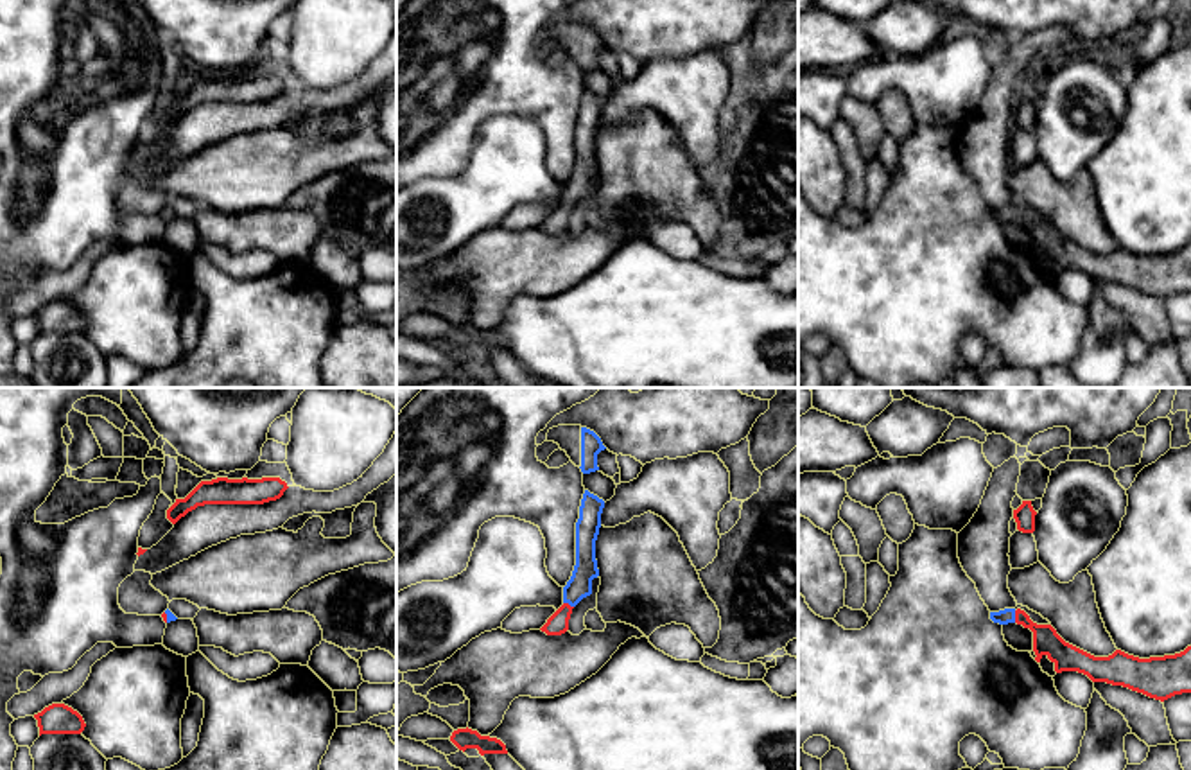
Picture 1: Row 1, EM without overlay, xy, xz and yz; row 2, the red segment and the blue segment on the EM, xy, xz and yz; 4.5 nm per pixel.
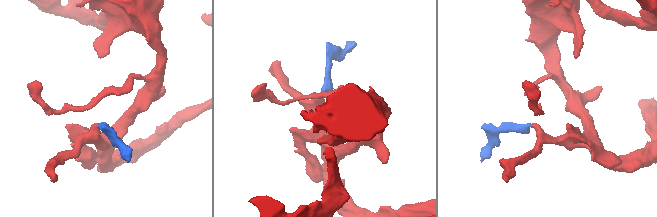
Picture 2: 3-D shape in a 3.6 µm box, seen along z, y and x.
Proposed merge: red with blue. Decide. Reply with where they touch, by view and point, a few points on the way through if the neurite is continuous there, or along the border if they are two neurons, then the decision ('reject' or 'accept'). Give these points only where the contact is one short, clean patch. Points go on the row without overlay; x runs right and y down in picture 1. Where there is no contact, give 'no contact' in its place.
meets red in yz at (1016, 214); runs through yz (1046, 239), (1016, 214), (1005, 214); accept

